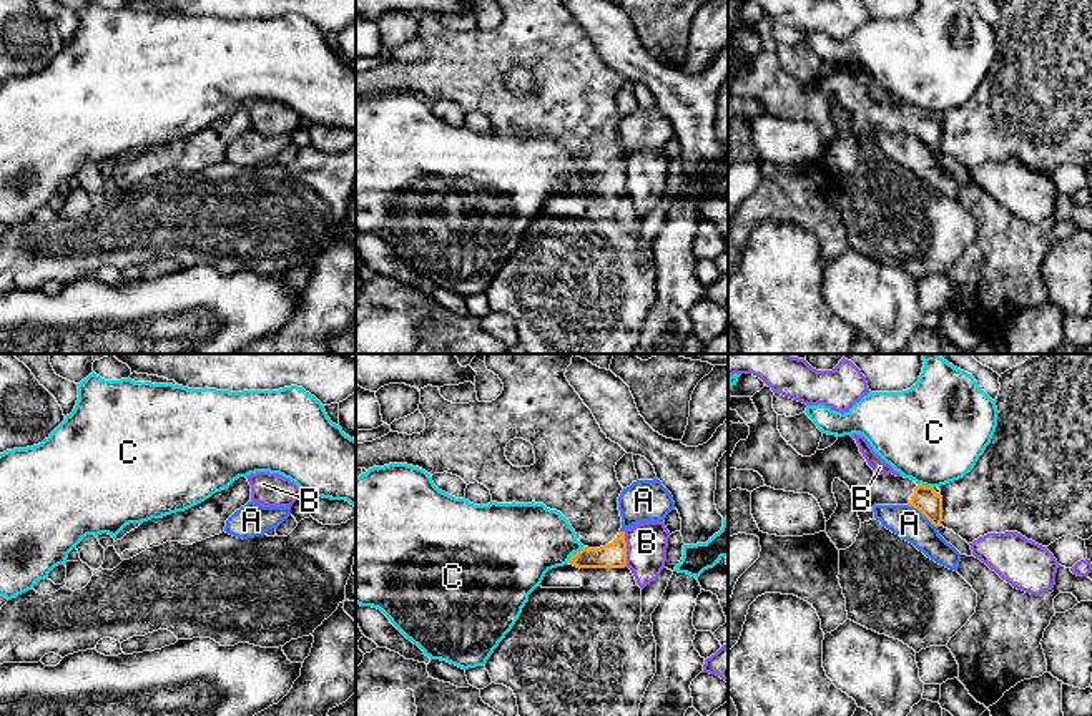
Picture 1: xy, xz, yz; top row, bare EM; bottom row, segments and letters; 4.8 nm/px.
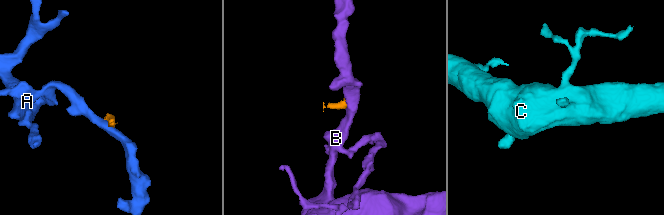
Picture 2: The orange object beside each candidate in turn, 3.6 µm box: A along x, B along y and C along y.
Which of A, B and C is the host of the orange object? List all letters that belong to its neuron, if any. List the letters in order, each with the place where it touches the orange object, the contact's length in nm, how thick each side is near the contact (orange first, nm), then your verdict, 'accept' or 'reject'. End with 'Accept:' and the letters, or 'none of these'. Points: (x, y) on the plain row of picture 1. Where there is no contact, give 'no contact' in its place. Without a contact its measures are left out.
A: yz (923, 142) | 180 nm | 120/160 nm | reject
B: xz (625, 176) | 170 nm | 130/200 nm | reject
C: xz (575, 181) | 110 nm | 130/360 nm | reject
Accept: none of these

